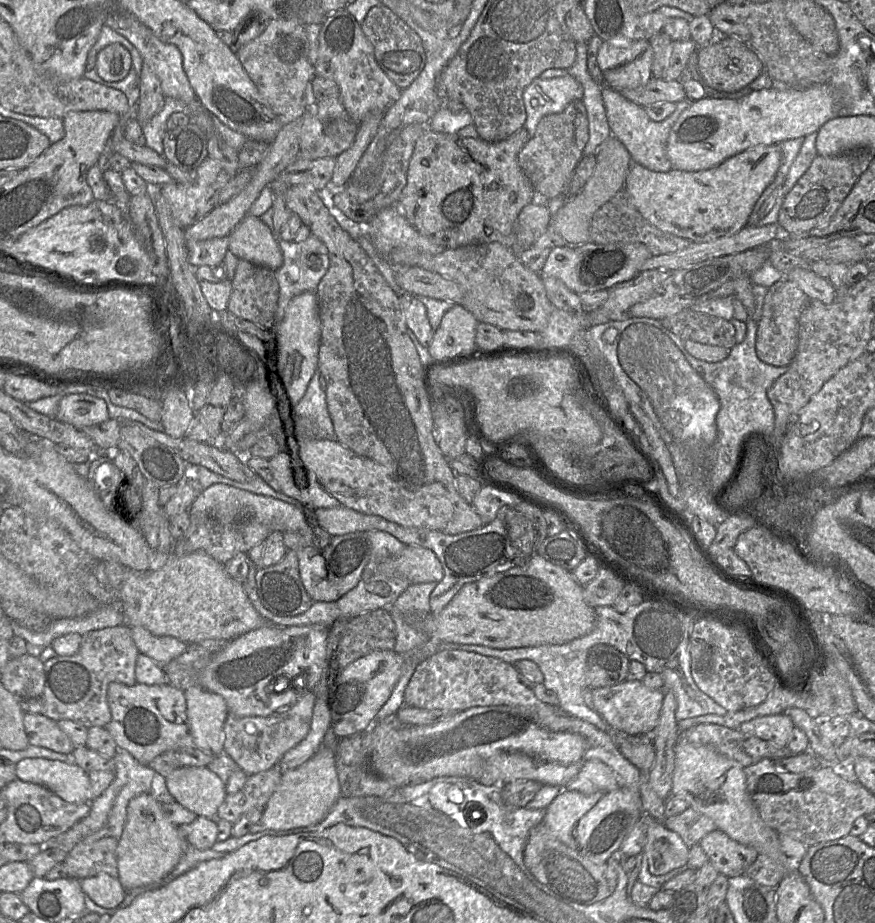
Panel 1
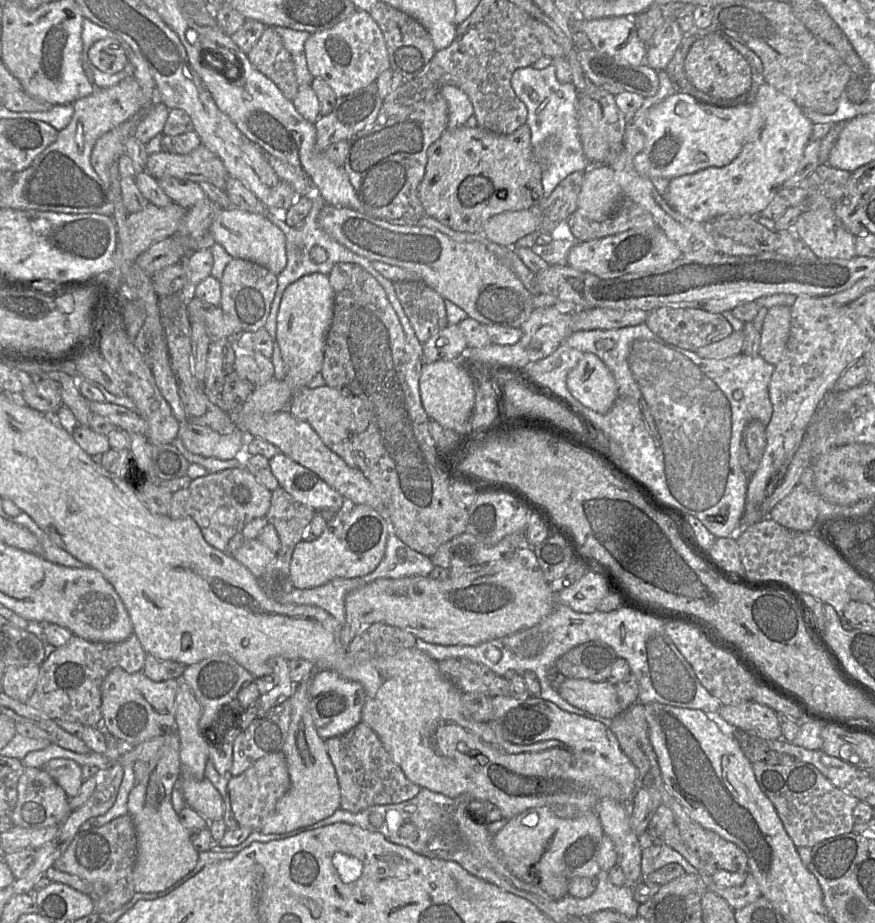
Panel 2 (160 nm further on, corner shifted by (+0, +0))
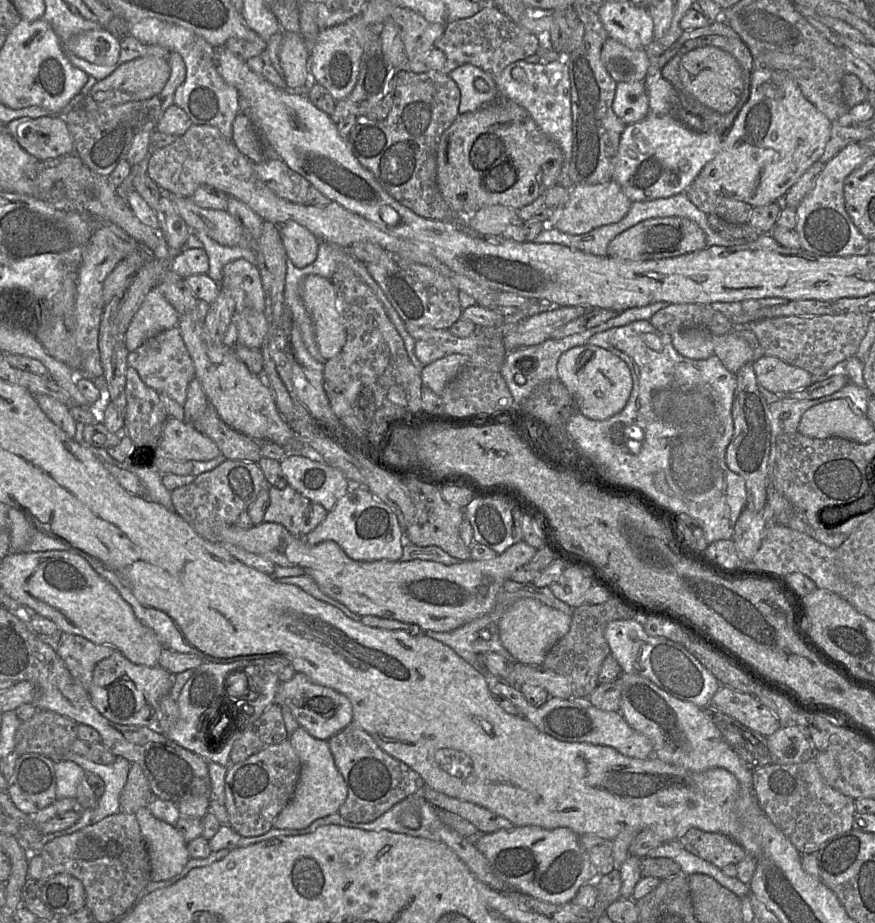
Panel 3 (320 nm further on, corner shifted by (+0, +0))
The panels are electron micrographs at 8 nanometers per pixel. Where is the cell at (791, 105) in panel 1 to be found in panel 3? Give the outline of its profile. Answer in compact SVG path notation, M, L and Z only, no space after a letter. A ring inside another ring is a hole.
M647 73L644 83L649 97L648 114L644 119L628 124L624 128L618 145L612 177L631 202L666 198L685 193L705 165L716 157L723 142L723 136L692 130L675 118L673 103L676 101L677 92L661 73L653 76Z

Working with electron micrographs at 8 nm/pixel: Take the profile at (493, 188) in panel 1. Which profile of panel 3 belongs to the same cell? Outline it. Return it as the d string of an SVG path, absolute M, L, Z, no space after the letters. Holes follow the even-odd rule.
M498 98L496 101L476 111L459 114L456 117L451 126L443 132L439 139L436 151L436 161L437 186L443 199L451 208L453 214L457 215L461 221L467 221L472 214L487 206L503 205L518 211L520 208L532 203L545 190L558 184L564 164L564 157L558 145L540 130L525 108L512 100Z

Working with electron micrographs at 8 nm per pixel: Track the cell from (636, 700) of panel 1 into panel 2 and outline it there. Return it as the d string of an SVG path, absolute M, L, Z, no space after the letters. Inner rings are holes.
M566 678L557 691L571 705L604 718L613 719L624 711L615 685L607 681Z

